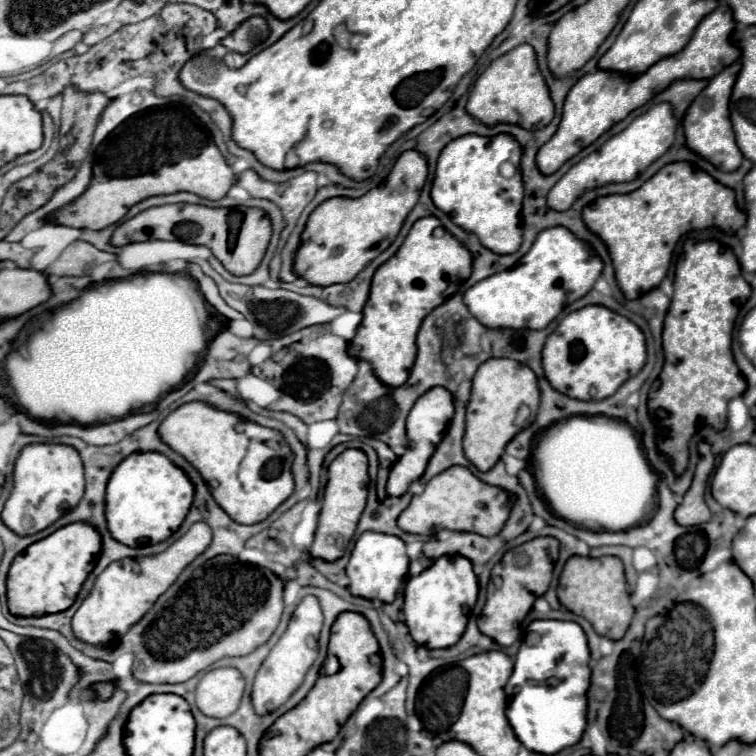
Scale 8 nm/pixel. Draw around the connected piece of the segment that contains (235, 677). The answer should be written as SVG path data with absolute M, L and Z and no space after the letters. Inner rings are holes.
M215 668L203 674L197 684L197 708L211 718L231 716L243 696L245 680L235 668Z

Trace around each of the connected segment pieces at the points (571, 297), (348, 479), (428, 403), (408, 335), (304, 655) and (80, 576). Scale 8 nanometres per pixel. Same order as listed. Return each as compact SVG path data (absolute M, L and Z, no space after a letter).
M547 228L539 232L531 250L525 254L525 262L473 284L463 294L463 302L487 328L541 330L567 304L583 298L593 288L601 270L603 262L583 240L567 232L567 228Z
M345 450L329 464L329 478L327 478L327 486L325 486L325 494L323 494L323 502L321 502L319 520L317 520L317 532L315 532L311 550L309 550L313 558L321 558L325 562L335 562L343 556L345 544L349 544L349 540L353 538L357 520L365 508L367 480L369 480L367 456L361 450Z
M431 388L429 392L425 392L417 402L415 406L411 408L409 416L407 416L407 438L409 438L409 446L405 450L405 454L395 462L395 466L391 468L389 472L389 480L387 480L387 494L391 498L399 498L407 492L409 484L419 480L421 474L425 472L425 466L431 458L431 454L435 452L437 444L441 442L443 434L445 434L445 428L449 424L453 416L453 398L451 394L445 390L445 388Z
M435 216L413 224L405 242L373 276L369 300L363 308L363 320L349 344L349 356L371 364L377 380L389 388L399 388L409 376L415 360L415 336L423 318L457 292L471 274L471 254L449 232L435 238L433 230L441 226Z
M305 596L301 600L301 604L295 608L285 634L275 644L275 648L269 652L269 656L265 658L265 662L261 664L261 668L255 676L253 690L251 690L251 704L253 704L255 714L265 716L265 714L277 710L299 688L307 670L315 662L317 636L321 632L321 624L323 624L323 614L321 614L321 608L319 608L319 600L315 600L315 596Z
M89 524L59 528L51 536L31 544L11 564L7 574L7 606L13 616L47 616L67 608L77 598L85 578L99 558L99 534Z

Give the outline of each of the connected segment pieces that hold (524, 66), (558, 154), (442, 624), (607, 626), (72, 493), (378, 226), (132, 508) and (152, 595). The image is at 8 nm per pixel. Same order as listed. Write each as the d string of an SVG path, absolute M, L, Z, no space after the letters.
M523 44L493 60L473 84L467 100L467 112L485 126L497 126L501 122L507 122L517 124L525 130L545 128L553 120L553 104L545 80L537 68L533 48Z
M719 4L715 8L715 12L711 12L709 16L703 18L703 24L697 26L697 30L691 36L691 42L679 54L659 60L643 76L625 78L621 74L609 74L609 72L595 72L595 74L583 76L567 94L557 132L537 152L539 172L545 176L551 176L553 172L557 172L569 158L573 158L583 148L593 144L613 124L621 122L633 110L647 104L655 94L663 92L669 84L683 80L683 78L711 80L713 76L717 76L723 68L727 68L729 64L733 64L739 58L739 48L735 48L729 42L733 28L735 28L735 20L731 16L731 10L727 10L727 6Z
M441 556L431 568L415 578L409 578L405 584L403 614L411 638L427 650L449 648L457 644L465 632L467 616L477 602L477 590L477 576L471 568L471 562L463 556Z
M571 556L561 572L557 592L559 592L557 594L559 602L573 614L589 620L597 634L607 636L611 640L621 640L625 636L635 608L629 602L629 592L627 592L627 584L623 576L623 564L619 558Z
M29 444L21 450L15 462L13 492L3 506L1 520L19 536L37 534L61 518L63 504L65 512L73 510L83 498L83 488L83 464L75 448L63 444Z
M409 150L397 158L387 180L381 186L369 190L365 196L355 198L355 200L331 198L331 200L325 200L323 204L319 204L311 212L307 226L301 234L301 246L299 246L297 256L295 256L293 272L313 286L333 286L333 284L351 282L371 260L375 260L375 256L379 256L383 250L387 250L389 244L395 240L395 236L401 230L403 220L407 218L411 208L419 200L419 190L423 188L425 178L427 178L427 162L423 160L423 156L419 156L419 152Z
M137 452L127 456L111 474L107 484L107 498L105 498L105 518L111 536L131 548L139 548L145 544L157 544L167 540L177 528L183 524L189 508L193 502L193 484L187 480L185 472L173 466L163 454L157 452Z
M193 524L185 536L175 540L159 556L147 556L143 560L119 560L109 564L95 580L95 588L85 598L81 608L73 616L73 634L91 644L105 646L113 636L125 634L133 624L137 624L157 598L167 592L167 588L179 578L179 574L189 566L199 554L211 544L211 528L207 524Z

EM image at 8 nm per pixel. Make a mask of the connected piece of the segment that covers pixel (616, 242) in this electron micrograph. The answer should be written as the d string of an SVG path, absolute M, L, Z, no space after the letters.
M675 162L663 166L653 178L649 178L639 190L631 194L613 194L597 198L593 204L583 208L583 220L585 226L607 244L615 268L615 278L623 296L627 300L635 300L661 284L667 274L667 268L670 267L675 244L683 234L703 228L719 228L725 234L735 234L745 224L745 214L735 206L735 192L731 188L719 184L705 172L693 170L685 162Z

